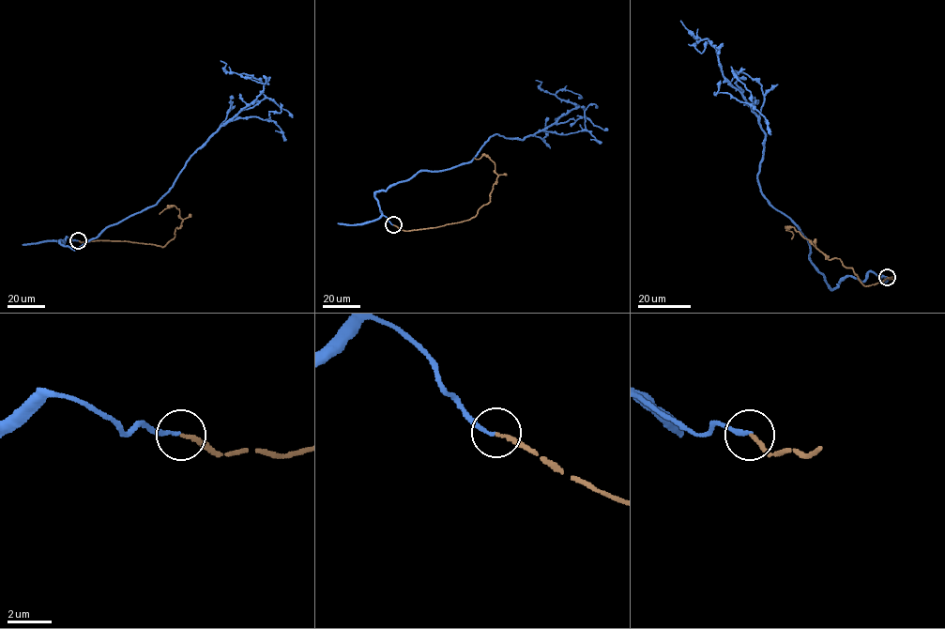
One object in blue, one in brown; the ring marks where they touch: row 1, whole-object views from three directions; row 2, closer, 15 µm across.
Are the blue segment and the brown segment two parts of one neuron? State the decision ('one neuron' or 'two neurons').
one neuron

